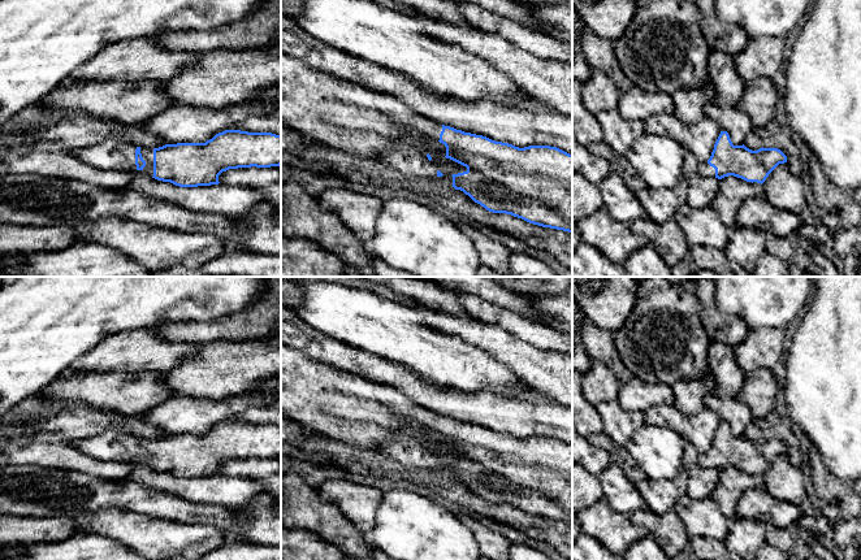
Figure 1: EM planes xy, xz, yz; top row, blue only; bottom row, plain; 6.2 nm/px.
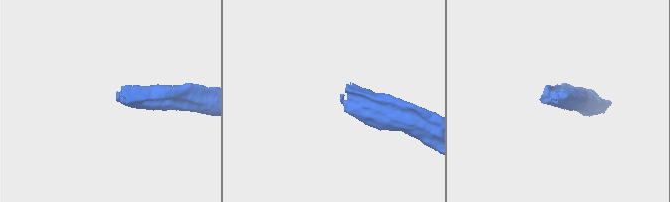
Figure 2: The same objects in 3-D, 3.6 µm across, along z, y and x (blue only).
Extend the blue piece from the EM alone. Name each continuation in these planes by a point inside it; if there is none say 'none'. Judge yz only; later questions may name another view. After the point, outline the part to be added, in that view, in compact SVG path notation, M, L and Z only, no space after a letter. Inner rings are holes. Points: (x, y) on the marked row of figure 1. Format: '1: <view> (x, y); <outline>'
1: yz (704, 168); M708 161L698 165L698 172L701 175L708 178L715 178L715 169L708 164Z

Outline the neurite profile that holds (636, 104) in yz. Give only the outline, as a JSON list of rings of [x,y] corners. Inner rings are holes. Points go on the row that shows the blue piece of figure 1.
[[[632,84],[628,91],[622,92],[616,109],[623,118],[644,121],[653,114],[674,114],[675,104],[670,95],[648,92]]]

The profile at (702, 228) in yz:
[[[685,203],[676,210],[674,218],[685,234],[689,249],[696,247],[706,249],[726,248],[730,230],[722,223],[711,207],[696,209]]]

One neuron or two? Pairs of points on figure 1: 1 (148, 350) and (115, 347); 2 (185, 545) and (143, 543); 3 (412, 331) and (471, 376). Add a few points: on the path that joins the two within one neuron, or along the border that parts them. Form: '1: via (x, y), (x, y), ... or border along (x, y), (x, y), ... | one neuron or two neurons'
1: via (141, 350), (122, 350) | one neuron
2: via (174, 543), (154, 543) | one neuron
3: via (427, 346), (436, 355), (457, 364) | one neuron

